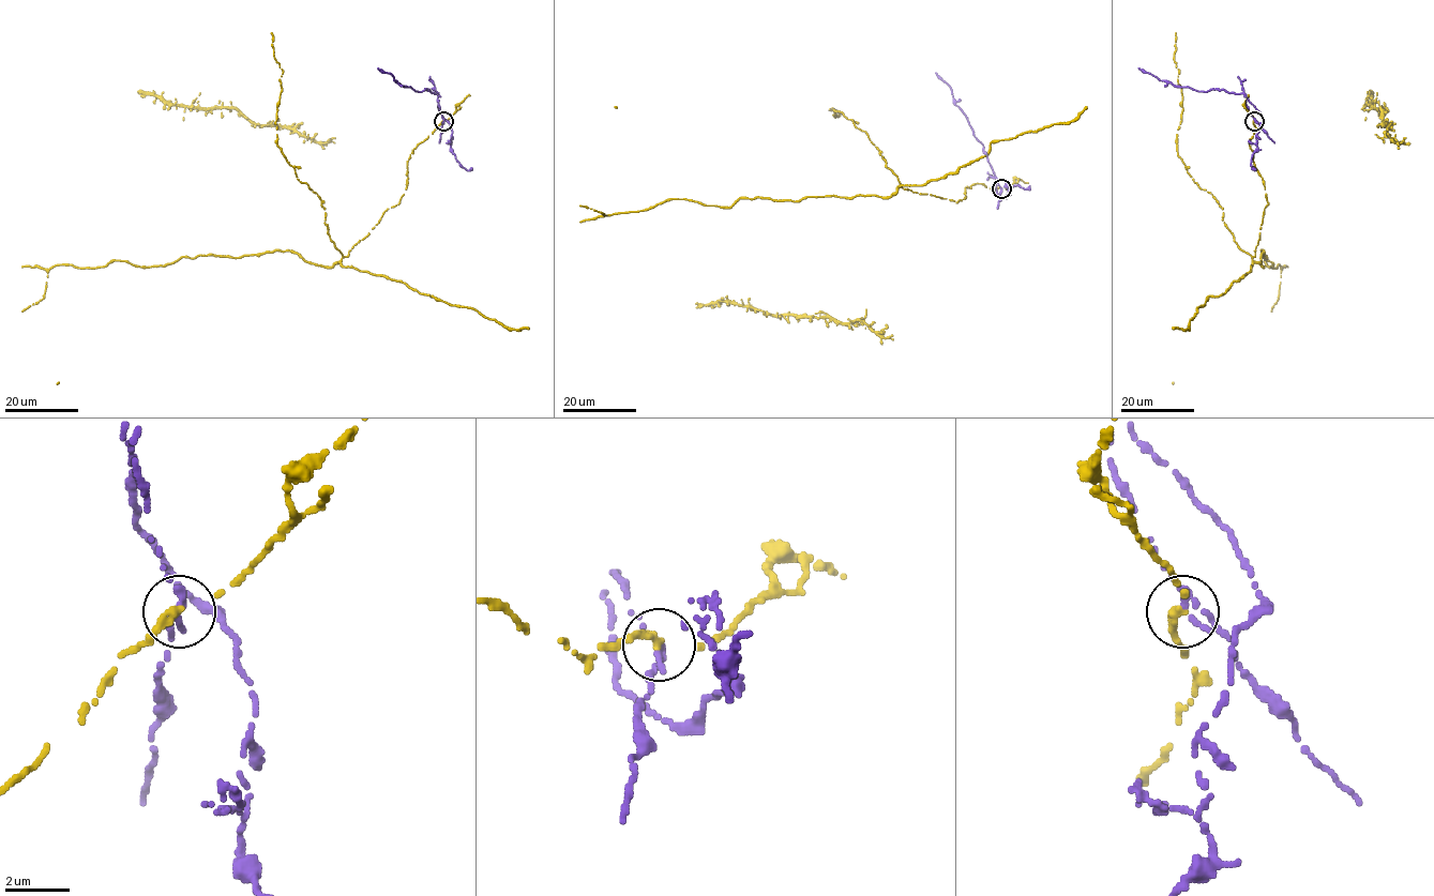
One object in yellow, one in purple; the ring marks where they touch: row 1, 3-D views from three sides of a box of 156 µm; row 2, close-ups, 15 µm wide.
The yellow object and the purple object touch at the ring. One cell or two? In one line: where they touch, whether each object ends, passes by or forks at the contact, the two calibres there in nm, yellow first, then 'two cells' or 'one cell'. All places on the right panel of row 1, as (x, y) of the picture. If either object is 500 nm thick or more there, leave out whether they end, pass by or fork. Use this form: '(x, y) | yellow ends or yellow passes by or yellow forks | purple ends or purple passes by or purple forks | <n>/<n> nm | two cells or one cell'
(1254, 121) | yellow passes by | purple passes by | 200/200 nm | two cells

